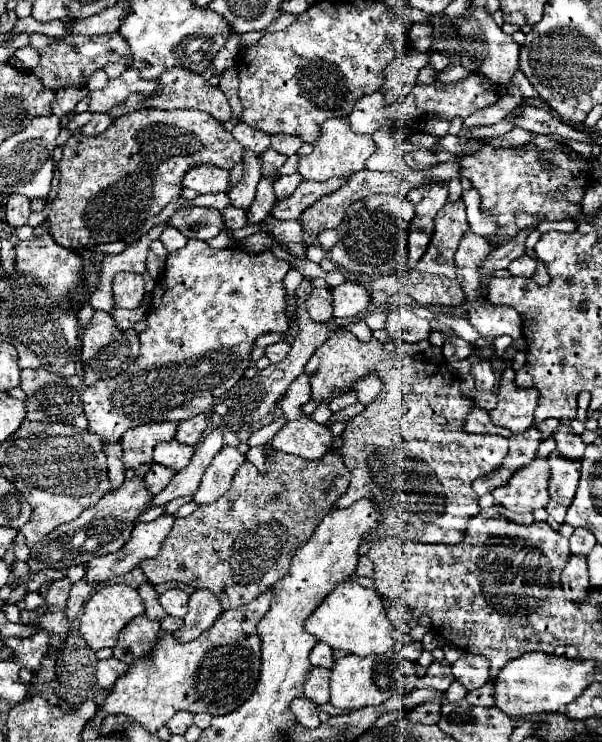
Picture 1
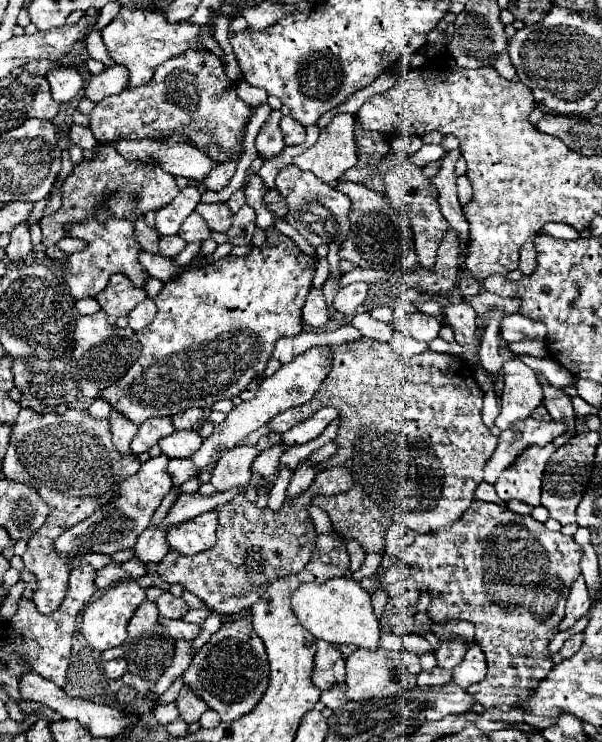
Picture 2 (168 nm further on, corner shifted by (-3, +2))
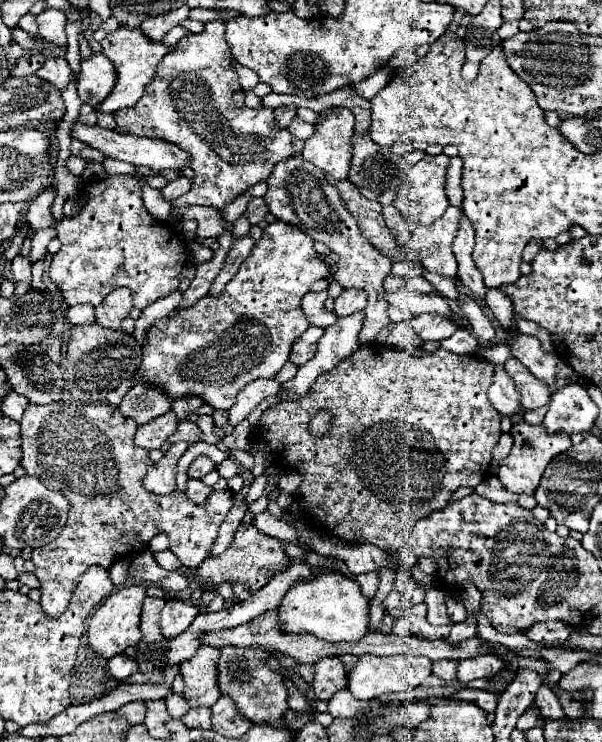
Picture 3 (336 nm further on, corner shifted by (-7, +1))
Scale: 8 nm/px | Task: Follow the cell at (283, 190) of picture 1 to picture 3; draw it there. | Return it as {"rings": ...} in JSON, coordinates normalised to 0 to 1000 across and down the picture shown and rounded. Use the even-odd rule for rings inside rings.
{"rings":[[[487,209],[480,214],[470,214],[460,220],[450,239],[444,241],[444,260],[437,268],[447,279],[447,284],[460,295],[493,303],[520,325],[540,327],[553,341],[560,341],[566,346],[556,376],[570,387],[600,387],[610,392],[613,408],[606,414],[606,435],[603,435],[603,446],[596,449],[596,460],[603,465],[620,462],[623,438],[626,438],[626,443],[633,443],[633,441],[640,441],[640,433],[643,433],[636,408],[626,408],[623,384],[636,384],[640,371],[650,365],[650,349],[643,344],[636,344],[633,338],[623,338],[623,333],[610,322],[603,322],[586,290],[570,279],[563,260],[556,257],[556,252],[547,252],[540,233],[530,225],[523,225],[517,217],[503,217],[497,209]],[[626,425],[633,425],[633,430],[623,433]]]}

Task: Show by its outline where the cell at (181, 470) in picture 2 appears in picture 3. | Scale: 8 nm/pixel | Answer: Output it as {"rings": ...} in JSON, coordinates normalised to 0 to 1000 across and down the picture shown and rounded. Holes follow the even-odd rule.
{"rings":[[[334,613],[334,616],[327,616],[321,624],[317,624],[317,629],[314,629],[314,643],[324,643],[324,646],[334,646],[334,643],[341,643],[347,635],[354,635],[357,632],[357,624],[347,619],[347,616],[341,616],[341,613]]]}

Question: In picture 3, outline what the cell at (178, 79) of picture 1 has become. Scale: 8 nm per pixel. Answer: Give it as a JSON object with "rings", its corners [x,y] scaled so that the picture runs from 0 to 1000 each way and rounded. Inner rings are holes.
{"rings":[[[347,28],[341,31],[341,39],[334,44],[311,44],[301,53],[301,58],[294,58],[291,66],[271,77],[271,82],[261,88],[257,106],[221,144],[191,150],[194,168],[214,174],[214,179],[281,190],[301,198],[307,206],[314,206],[314,225],[324,233],[324,247],[311,263],[287,271],[287,282],[307,276],[370,282],[374,276],[387,274],[397,263],[404,263],[414,252],[440,244],[463,217],[483,209],[497,209],[503,204],[503,190],[457,166],[453,147],[417,147],[407,142],[407,125],[397,115],[397,104],[387,85],[390,80],[384,74],[380,58],[374,55],[374,28]]]}

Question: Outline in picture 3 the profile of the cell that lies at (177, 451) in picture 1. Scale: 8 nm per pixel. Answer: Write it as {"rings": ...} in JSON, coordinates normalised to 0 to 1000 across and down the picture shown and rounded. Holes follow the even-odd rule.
{"rings":[[[307,565],[297,570],[294,581],[281,589],[281,597],[297,597],[297,594],[311,594],[311,597],[327,597],[331,594],[331,575],[324,573],[324,567]]]}

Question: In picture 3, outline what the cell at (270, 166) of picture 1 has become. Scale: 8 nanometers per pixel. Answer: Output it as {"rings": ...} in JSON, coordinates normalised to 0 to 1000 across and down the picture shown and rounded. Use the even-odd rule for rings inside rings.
{"rings":[[[480,142],[480,144],[460,144],[460,147],[457,147],[460,168],[463,168],[463,171],[480,171],[483,160],[490,158],[490,152],[493,152],[493,144],[490,144],[490,142]]]}

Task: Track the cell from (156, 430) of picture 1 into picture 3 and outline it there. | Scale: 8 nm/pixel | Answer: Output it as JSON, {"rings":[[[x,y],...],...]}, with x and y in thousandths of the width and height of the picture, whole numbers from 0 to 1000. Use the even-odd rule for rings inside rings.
{"rings":[[[274,557],[234,575],[228,575],[228,584],[224,584],[224,600],[228,602],[238,602],[238,605],[267,605],[267,600],[281,592],[281,586],[291,584],[294,578],[294,559],[291,557]]]}

